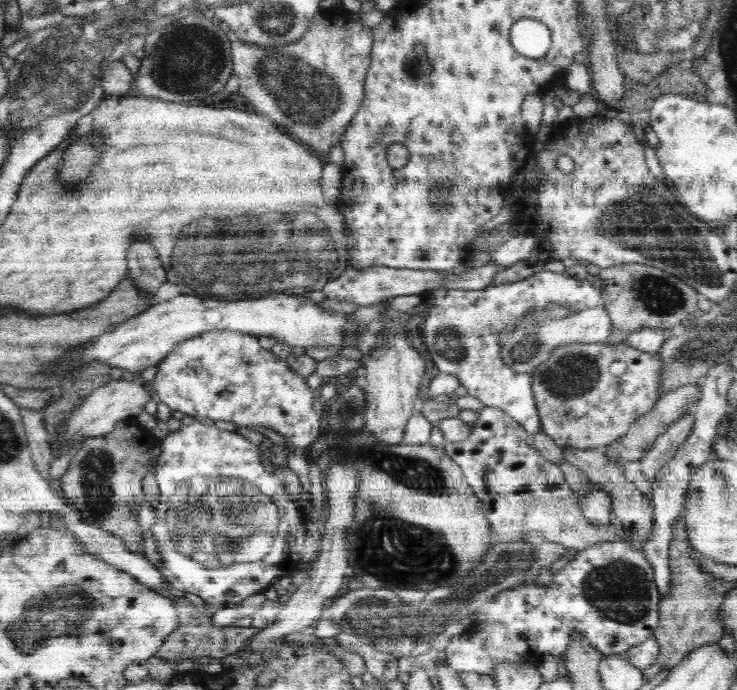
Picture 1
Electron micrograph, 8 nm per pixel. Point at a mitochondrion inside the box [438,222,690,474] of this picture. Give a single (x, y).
(574, 373)

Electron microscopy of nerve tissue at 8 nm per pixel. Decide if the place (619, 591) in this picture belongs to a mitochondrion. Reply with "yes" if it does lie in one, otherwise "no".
yes

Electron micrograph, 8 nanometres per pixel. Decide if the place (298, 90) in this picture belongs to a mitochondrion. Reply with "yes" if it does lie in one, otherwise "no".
yes

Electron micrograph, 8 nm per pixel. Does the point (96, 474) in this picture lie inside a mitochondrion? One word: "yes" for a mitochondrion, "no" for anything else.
yes

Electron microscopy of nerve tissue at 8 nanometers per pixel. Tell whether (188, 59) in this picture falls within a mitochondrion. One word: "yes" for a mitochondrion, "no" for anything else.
yes

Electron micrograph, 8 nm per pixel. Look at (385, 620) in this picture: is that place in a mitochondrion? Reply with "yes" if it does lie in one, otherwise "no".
yes

